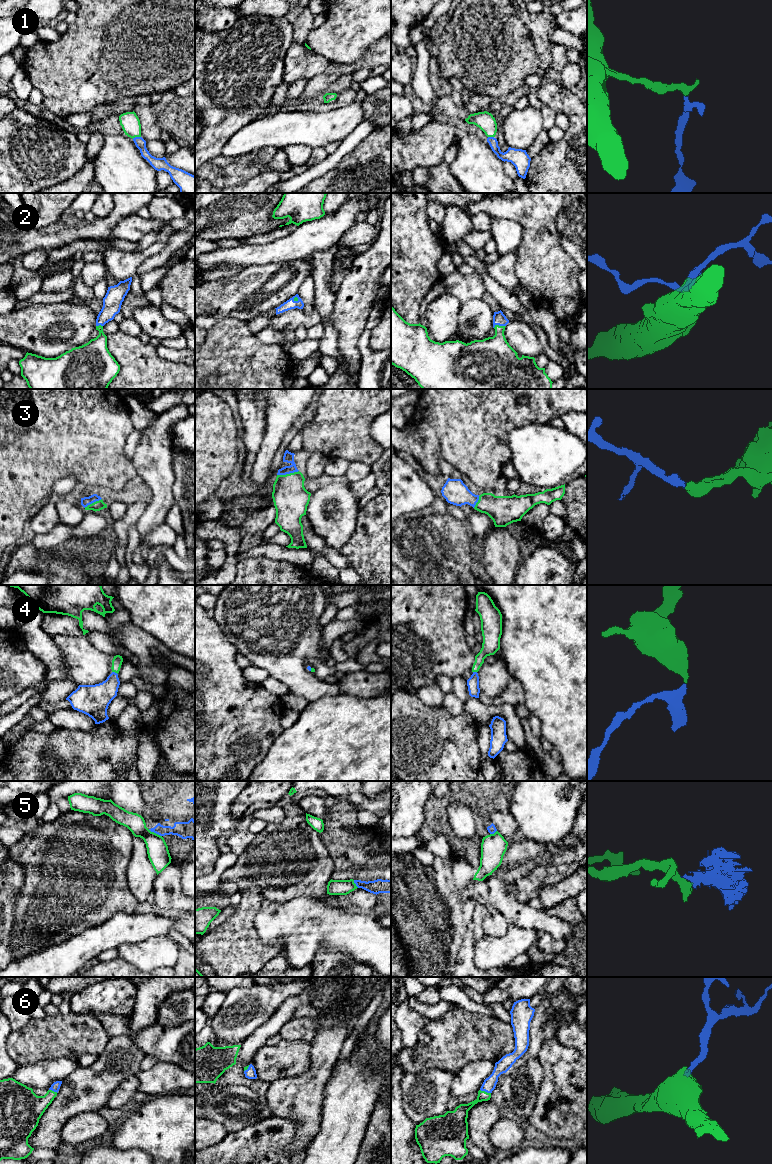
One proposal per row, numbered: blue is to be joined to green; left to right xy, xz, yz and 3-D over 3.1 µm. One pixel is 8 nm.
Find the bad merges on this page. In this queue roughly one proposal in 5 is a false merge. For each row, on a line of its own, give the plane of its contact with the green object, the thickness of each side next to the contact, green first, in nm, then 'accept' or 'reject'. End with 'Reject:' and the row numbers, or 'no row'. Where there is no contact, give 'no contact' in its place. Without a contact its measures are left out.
1: contact in xy; calibres 150 and 90 nm; accept
2: contact in yz; calibres 320 and 100 nm; accept
3: contact in xz; calibres 280 and 90 nm; accept
4: contact in xy; calibres 80 and 220 nm; accept
5: contact in xy; calibres 170 and 130 nm; reject
6: contact in yz; calibres 110 and 110 nm; accept
Reject: 5

